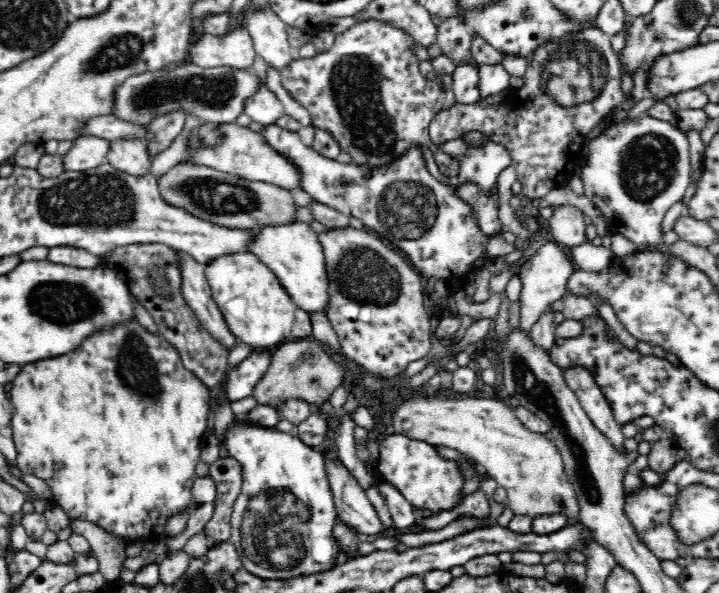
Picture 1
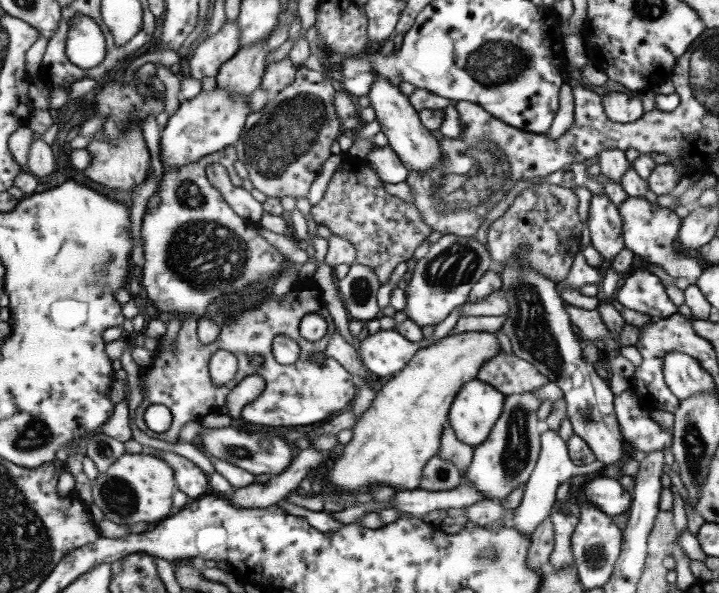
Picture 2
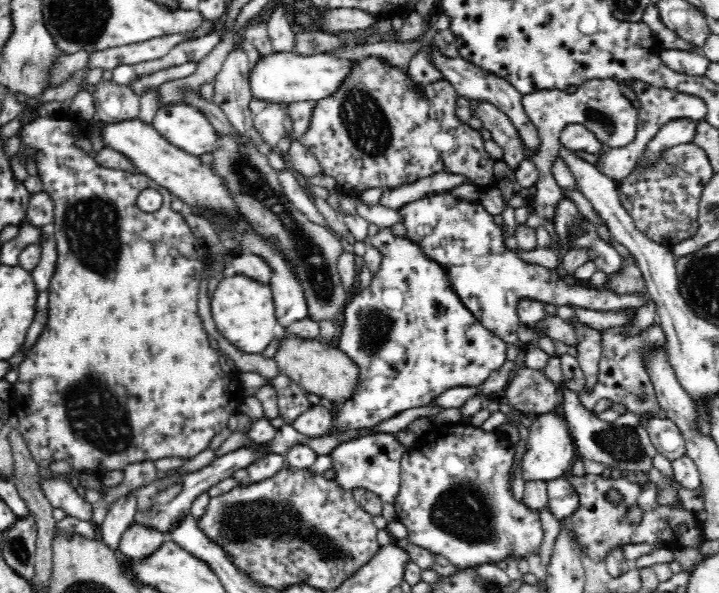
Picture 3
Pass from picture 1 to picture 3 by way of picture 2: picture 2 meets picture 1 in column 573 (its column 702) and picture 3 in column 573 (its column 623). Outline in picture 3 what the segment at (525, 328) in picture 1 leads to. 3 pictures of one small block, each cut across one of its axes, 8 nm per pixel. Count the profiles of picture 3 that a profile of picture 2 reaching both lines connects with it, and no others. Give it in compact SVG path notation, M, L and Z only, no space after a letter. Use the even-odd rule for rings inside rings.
M564 196L560 202L556 202L554 234L558 238L556 242L560 244L560 248L570 252L574 246L574 240L588 232L588 226L584 226L584 224L586 224L584 214L578 210L578 206L570 198Z

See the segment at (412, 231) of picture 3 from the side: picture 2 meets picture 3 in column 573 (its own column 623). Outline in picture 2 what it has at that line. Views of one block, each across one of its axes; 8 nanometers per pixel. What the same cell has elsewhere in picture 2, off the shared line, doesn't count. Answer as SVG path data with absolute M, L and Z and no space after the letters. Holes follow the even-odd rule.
M629 270L613 298L627 310L649 318L667 318L677 314L661 280L647 270Z

